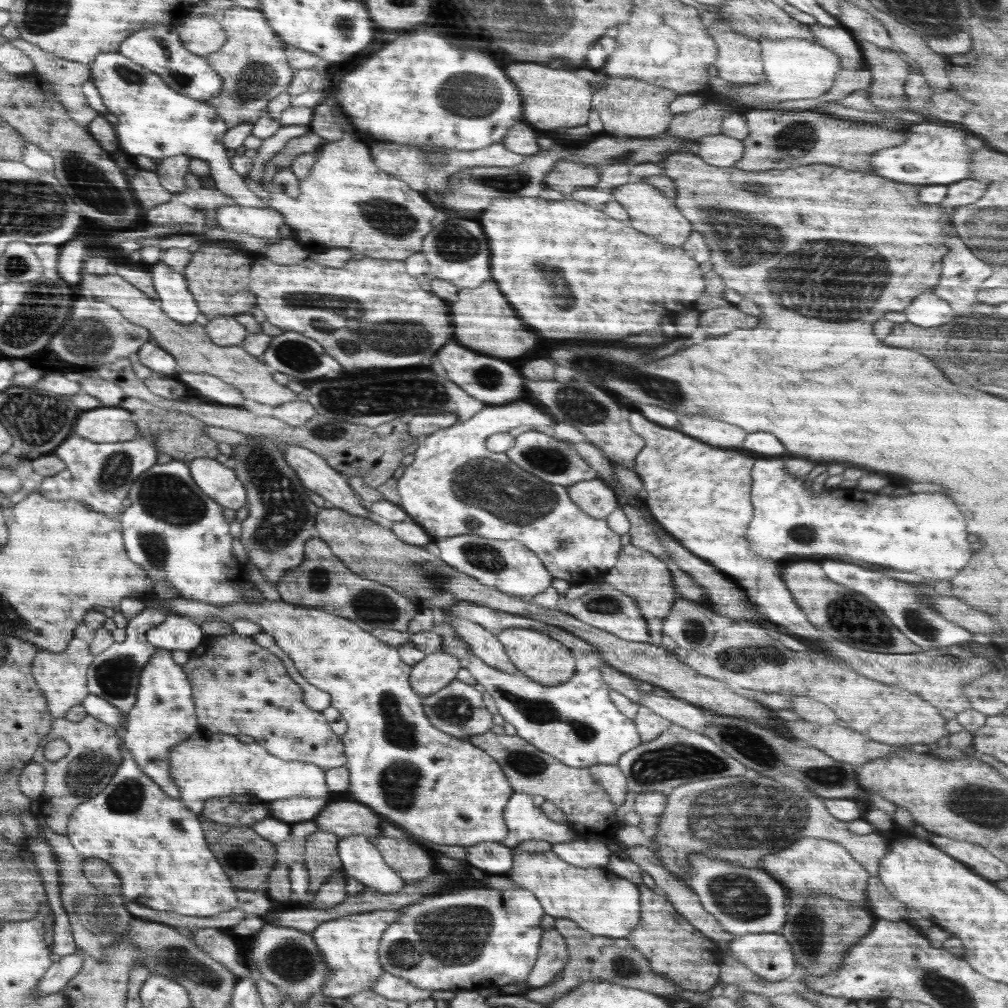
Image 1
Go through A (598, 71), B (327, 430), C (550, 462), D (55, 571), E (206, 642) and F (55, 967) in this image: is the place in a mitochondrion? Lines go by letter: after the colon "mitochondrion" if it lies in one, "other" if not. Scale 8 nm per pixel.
A: other
B: mitochondrion
C: mitochondrion
D: other
E: other
F: other

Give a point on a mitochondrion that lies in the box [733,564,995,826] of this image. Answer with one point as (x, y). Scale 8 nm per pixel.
(847, 614)

